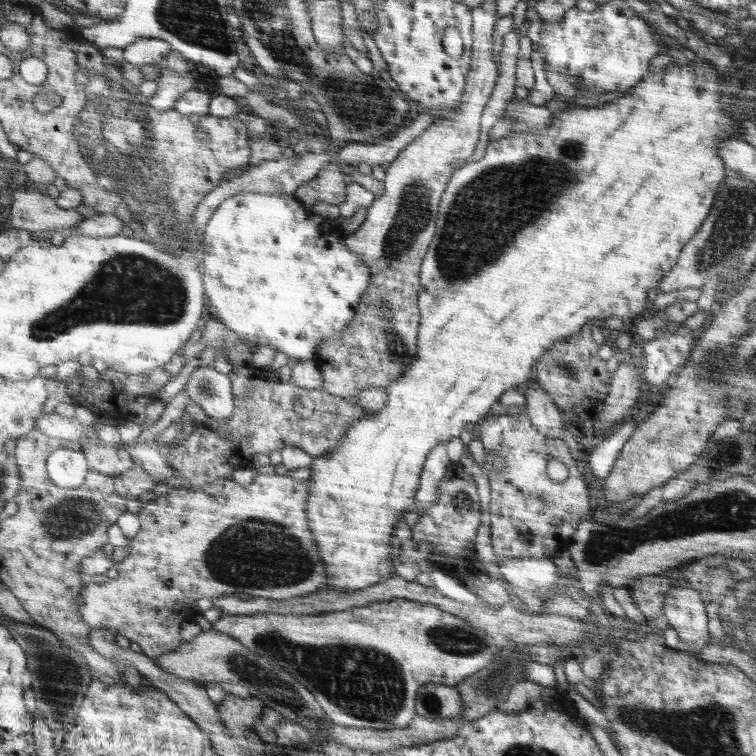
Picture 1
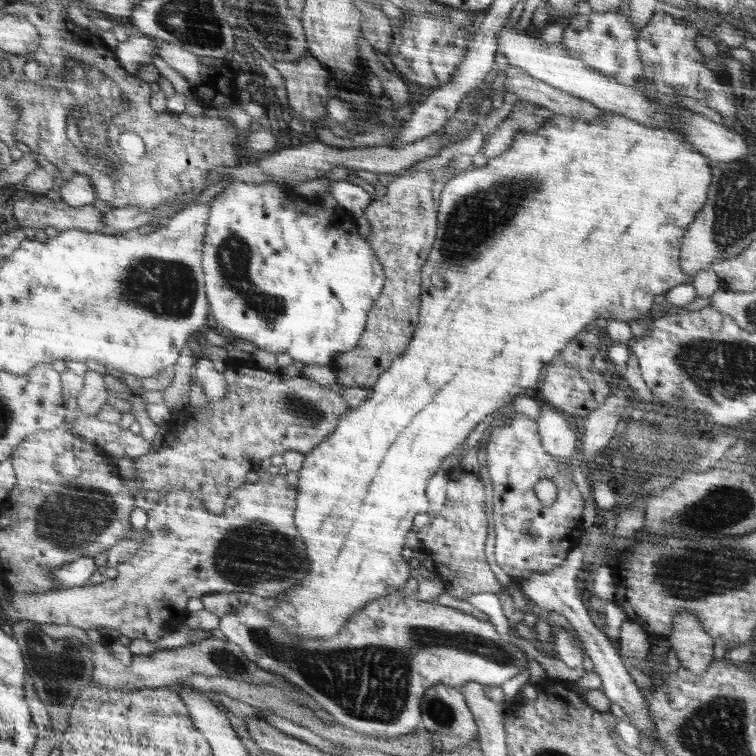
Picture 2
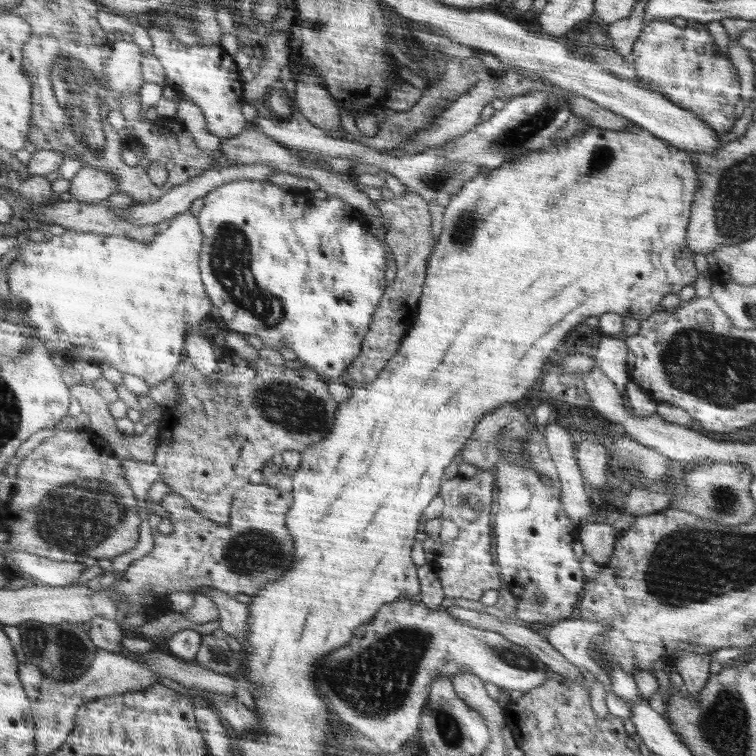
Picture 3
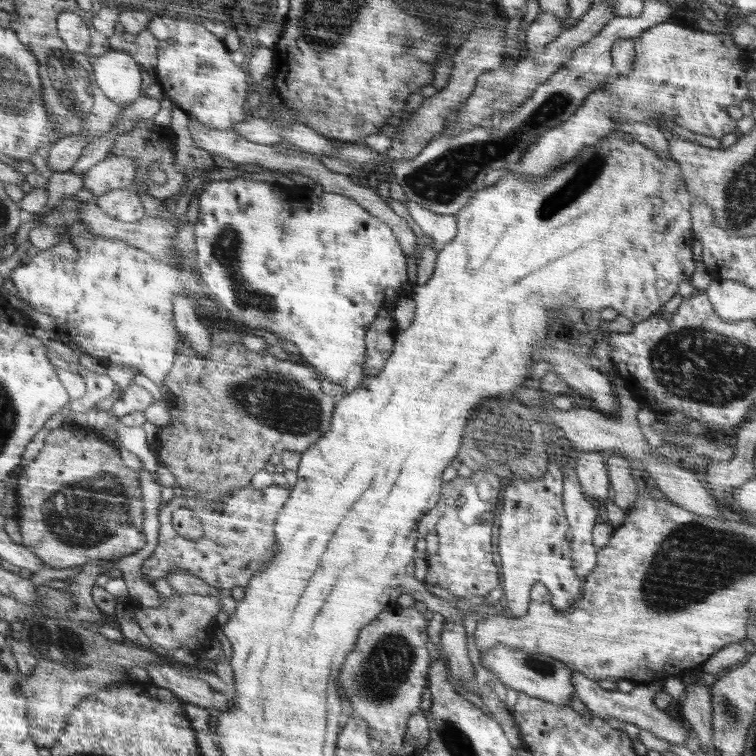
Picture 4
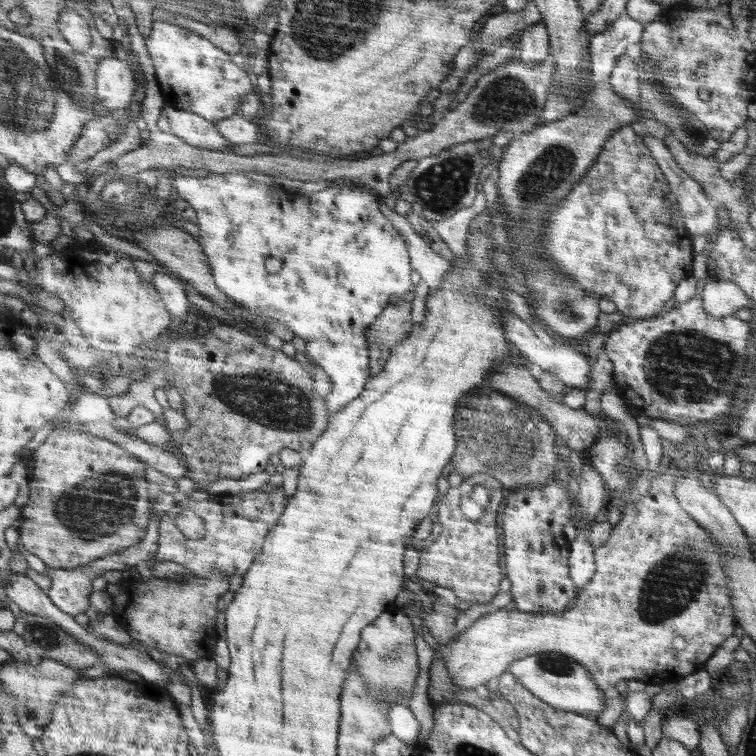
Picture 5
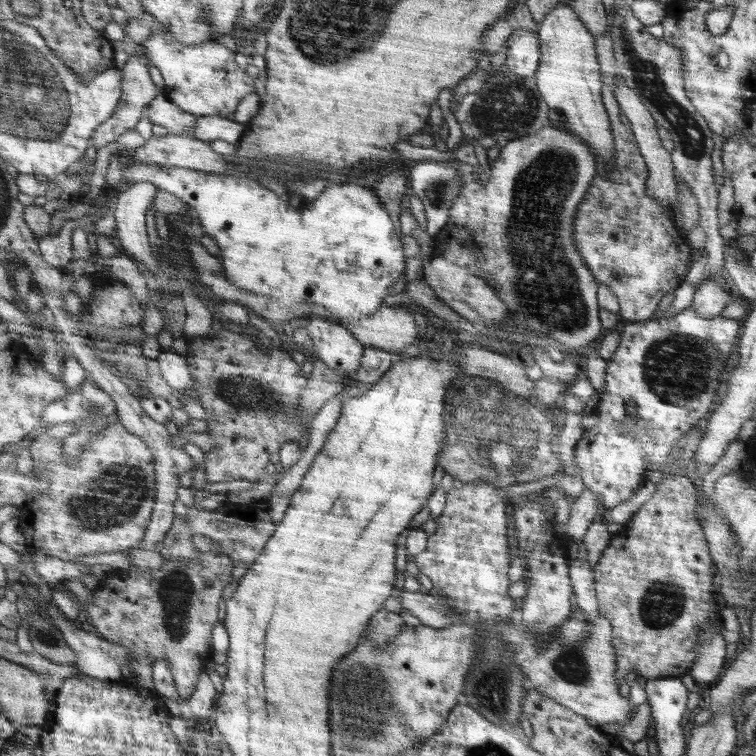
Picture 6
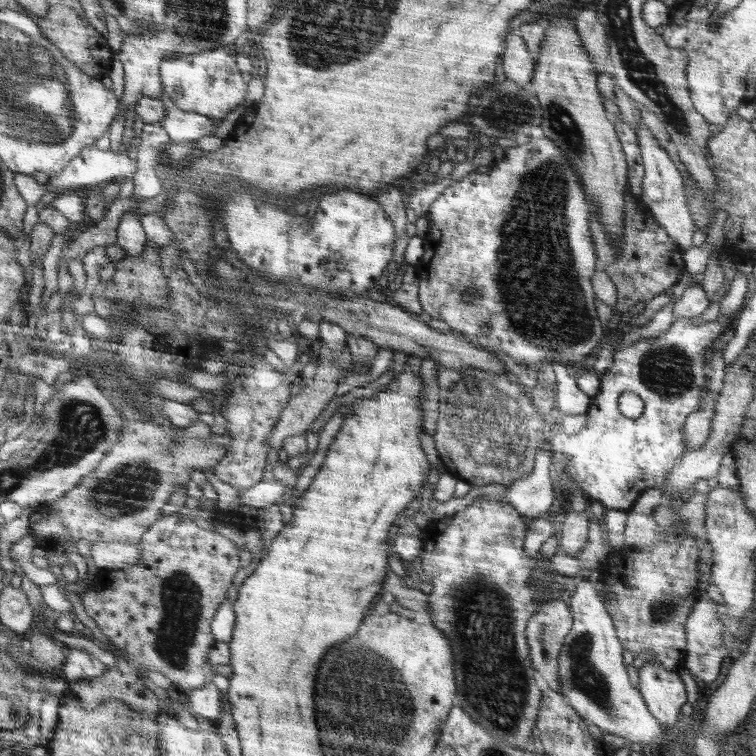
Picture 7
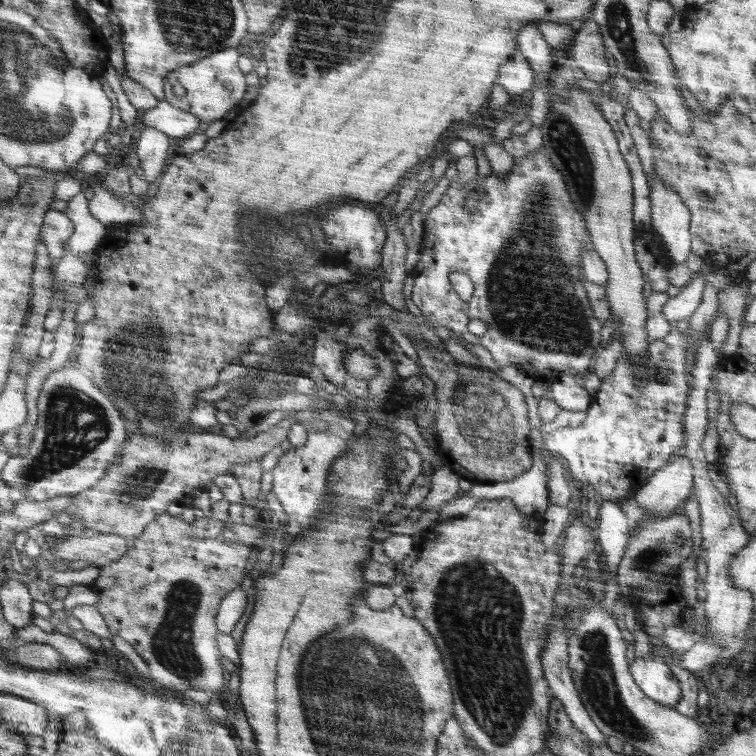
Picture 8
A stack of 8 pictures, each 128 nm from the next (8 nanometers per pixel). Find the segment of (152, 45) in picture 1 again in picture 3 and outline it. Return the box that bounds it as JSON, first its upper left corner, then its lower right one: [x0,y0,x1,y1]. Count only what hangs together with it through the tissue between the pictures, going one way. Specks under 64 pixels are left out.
[105,37,145,94]

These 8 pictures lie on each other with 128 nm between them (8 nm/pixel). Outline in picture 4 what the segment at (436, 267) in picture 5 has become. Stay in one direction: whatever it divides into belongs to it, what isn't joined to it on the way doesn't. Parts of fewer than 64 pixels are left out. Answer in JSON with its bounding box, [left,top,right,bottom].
[188,116,416,256]

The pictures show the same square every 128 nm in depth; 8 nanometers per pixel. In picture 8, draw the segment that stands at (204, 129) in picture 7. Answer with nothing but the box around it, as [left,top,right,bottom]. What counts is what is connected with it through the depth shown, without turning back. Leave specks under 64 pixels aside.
[138,100,201,141]

